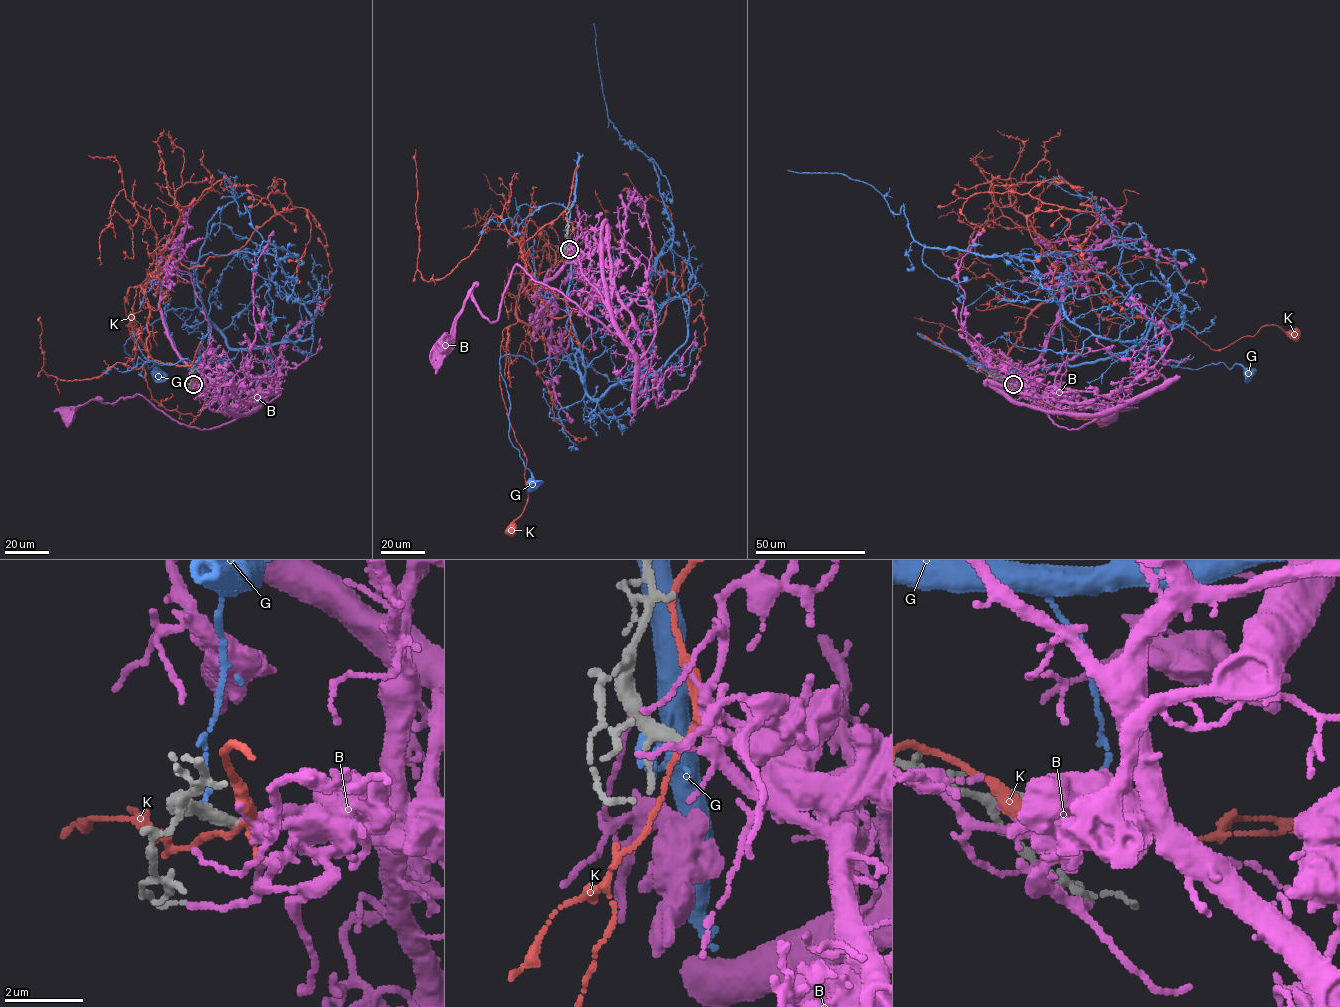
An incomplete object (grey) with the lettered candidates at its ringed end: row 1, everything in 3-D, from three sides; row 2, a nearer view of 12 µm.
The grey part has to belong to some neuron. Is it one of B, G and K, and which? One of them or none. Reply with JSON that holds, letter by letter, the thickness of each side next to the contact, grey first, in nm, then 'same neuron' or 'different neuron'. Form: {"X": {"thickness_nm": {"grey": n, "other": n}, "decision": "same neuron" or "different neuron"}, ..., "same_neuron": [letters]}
{"B": {"thickness_nm": {"grey": 240, "other": 190}, "decision": "same neuron"}, "G": {"thickness_nm": {"grey": 340, "other": 180}, "decision": "different neuron"}, "K": {"thickness_nm": {"grey": 240, "other": 110}, "decision": "different neuron"}, "same_neuron": ["B"]}

